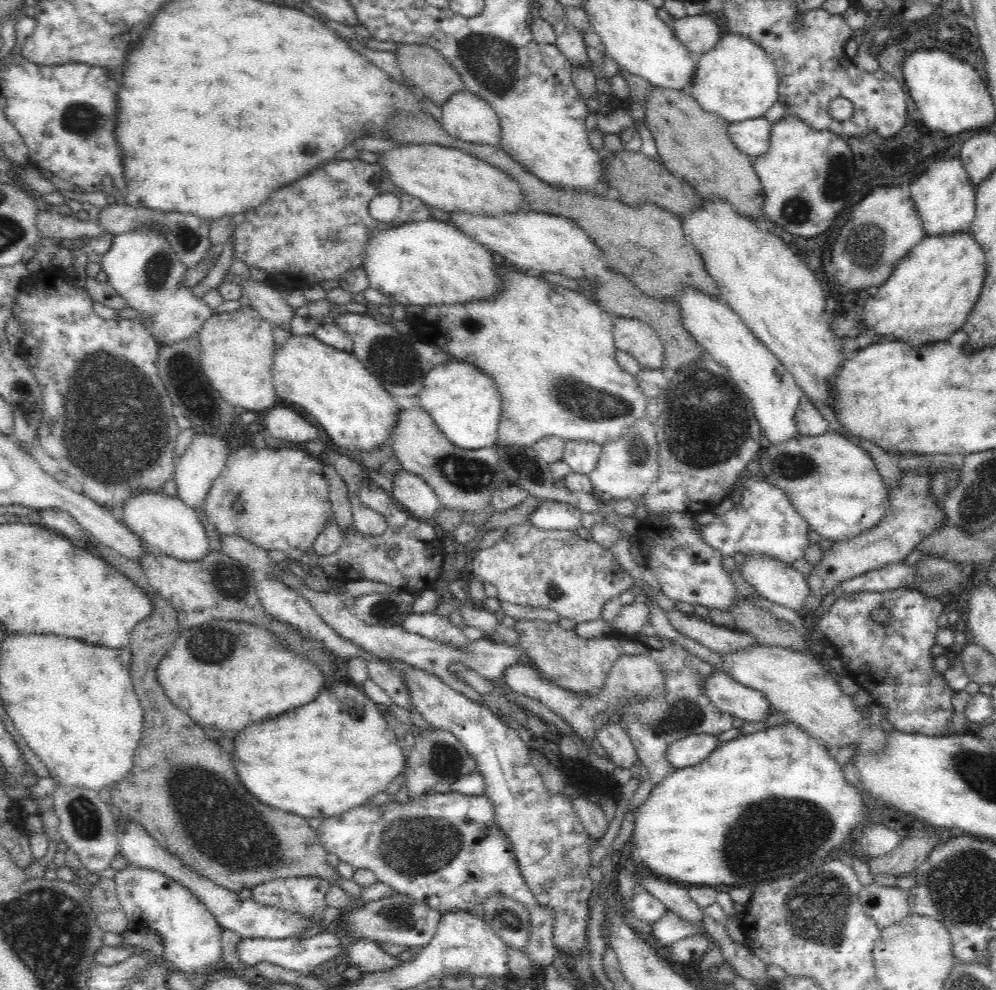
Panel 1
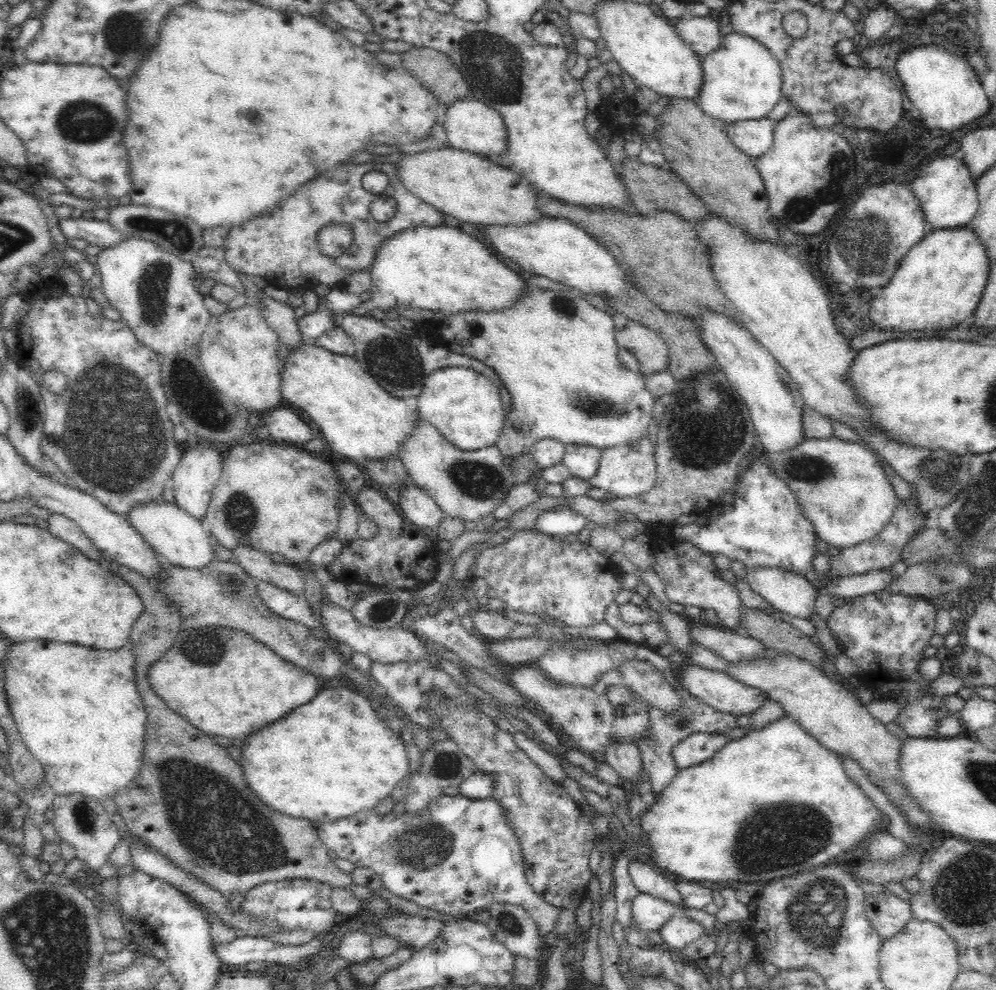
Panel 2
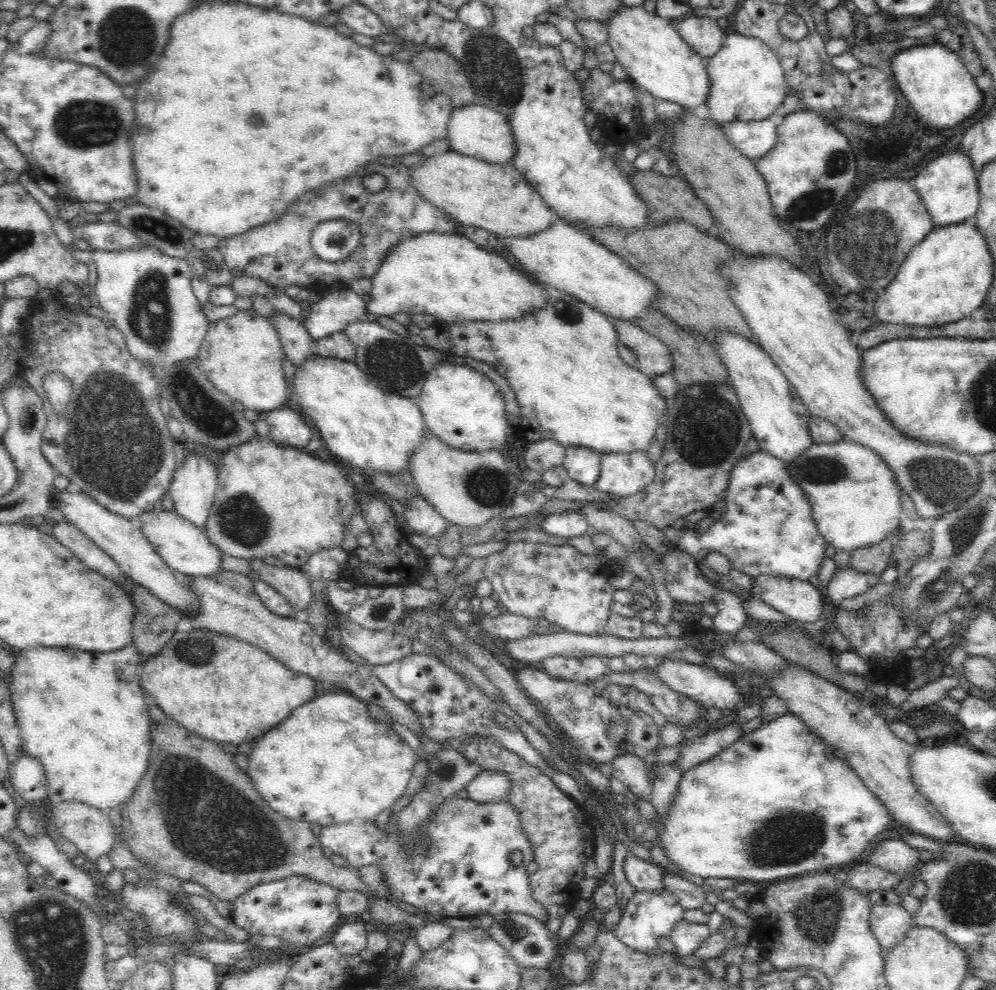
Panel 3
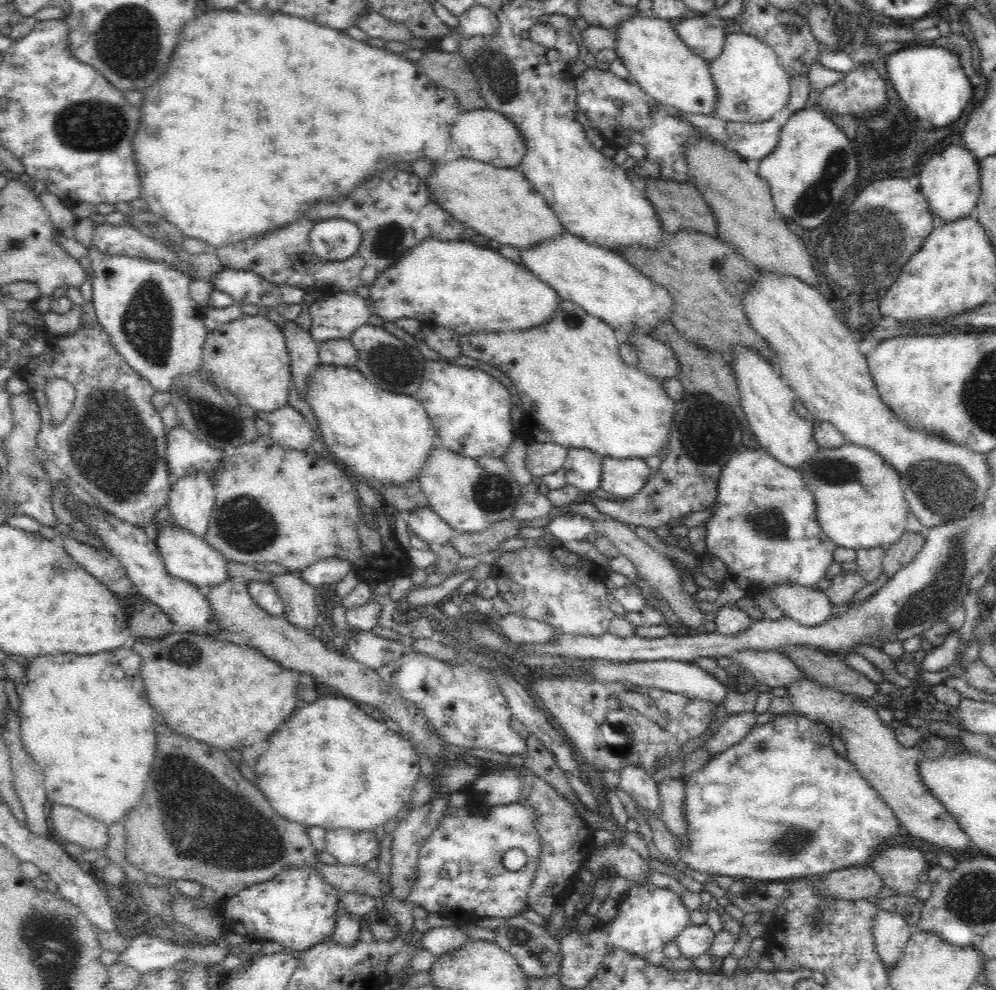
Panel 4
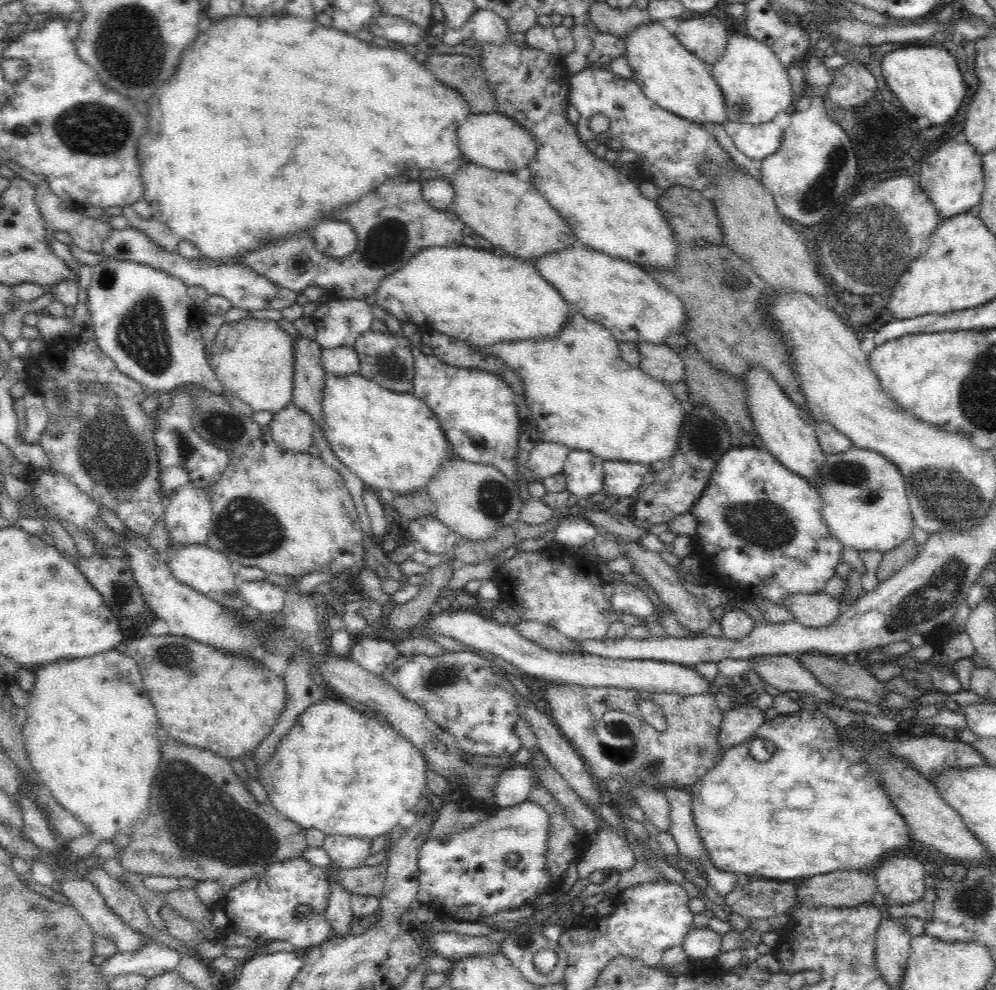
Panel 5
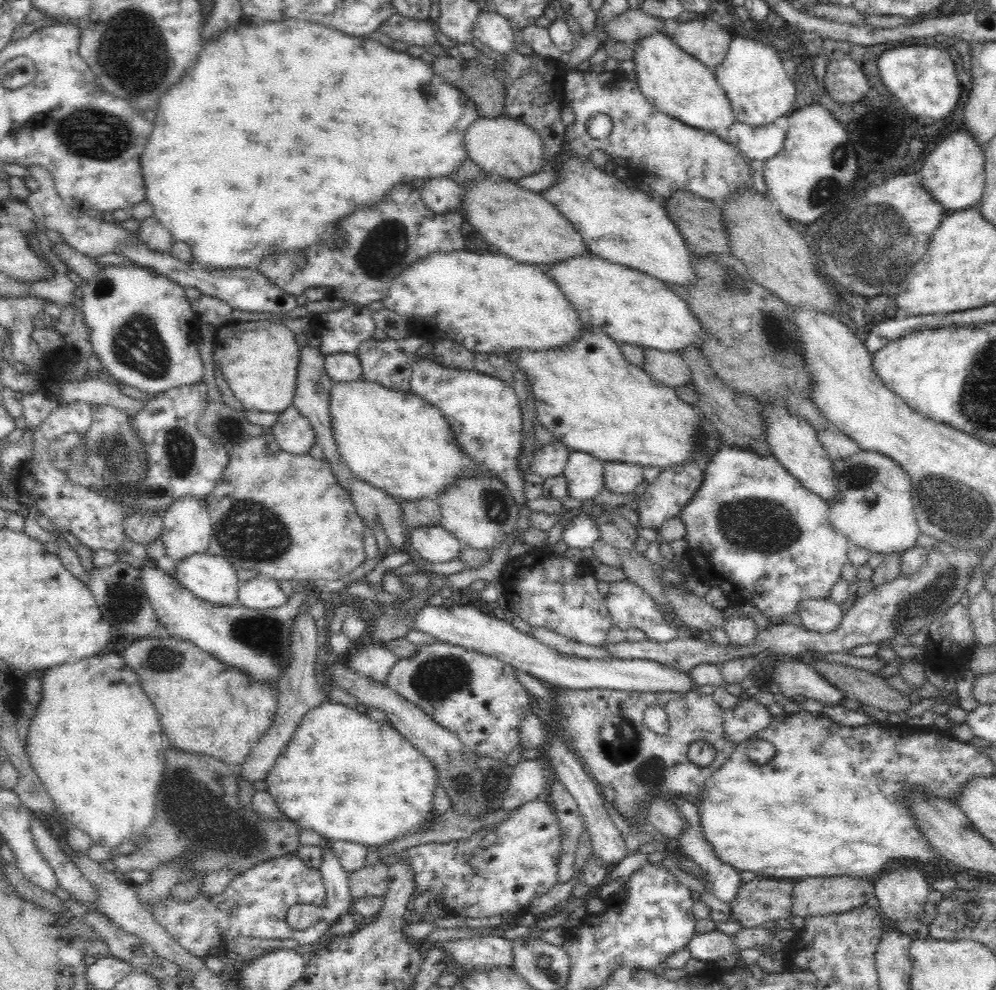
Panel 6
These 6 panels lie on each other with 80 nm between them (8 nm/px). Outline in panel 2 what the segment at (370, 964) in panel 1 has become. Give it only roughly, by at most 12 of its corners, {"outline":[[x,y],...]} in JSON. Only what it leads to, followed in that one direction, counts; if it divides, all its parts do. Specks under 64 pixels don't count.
{"outline":[[348,929],[334,950],[351,963],[372,959],[372,933]]}

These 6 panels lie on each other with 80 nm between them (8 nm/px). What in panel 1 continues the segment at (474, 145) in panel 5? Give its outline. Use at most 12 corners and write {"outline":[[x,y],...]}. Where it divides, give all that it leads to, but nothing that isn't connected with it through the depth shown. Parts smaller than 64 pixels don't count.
{"outline":[[465,90],[440,107],[454,139],[502,146],[500,119]]}

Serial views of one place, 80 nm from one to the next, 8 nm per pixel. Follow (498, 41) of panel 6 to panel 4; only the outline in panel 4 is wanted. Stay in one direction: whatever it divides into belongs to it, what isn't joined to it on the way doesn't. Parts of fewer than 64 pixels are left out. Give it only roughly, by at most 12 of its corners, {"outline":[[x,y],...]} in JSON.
{"outline":[[475,4],[439,39],[453,53],[466,37],[495,35],[496,13]]}

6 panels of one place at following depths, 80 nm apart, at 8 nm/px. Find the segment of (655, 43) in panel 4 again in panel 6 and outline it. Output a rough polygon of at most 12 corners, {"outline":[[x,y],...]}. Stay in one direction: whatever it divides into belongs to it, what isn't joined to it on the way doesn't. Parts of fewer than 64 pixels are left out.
{"outline":[[668,35],[635,45],[654,109],[715,133],[736,124],[714,71]]}

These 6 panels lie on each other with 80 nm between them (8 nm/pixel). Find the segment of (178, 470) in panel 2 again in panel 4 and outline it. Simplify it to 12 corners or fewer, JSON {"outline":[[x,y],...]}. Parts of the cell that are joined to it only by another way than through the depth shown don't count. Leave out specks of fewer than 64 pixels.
{"outline":[[213,477],[172,482],[170,525],[204,538],[214,506]]}

